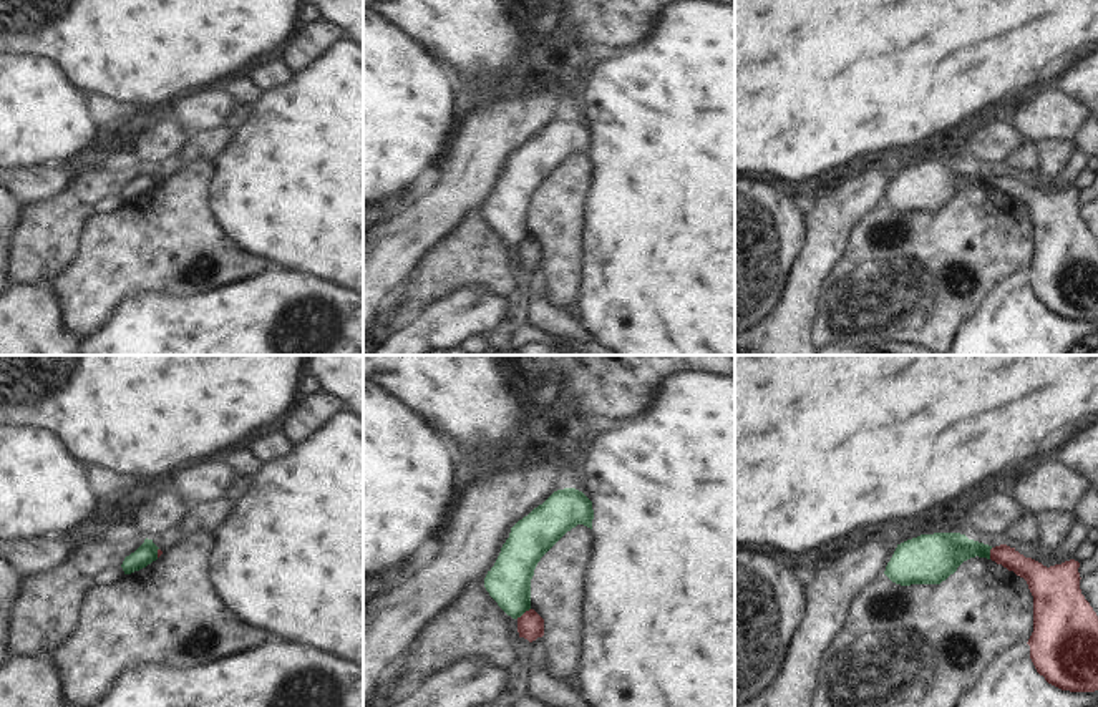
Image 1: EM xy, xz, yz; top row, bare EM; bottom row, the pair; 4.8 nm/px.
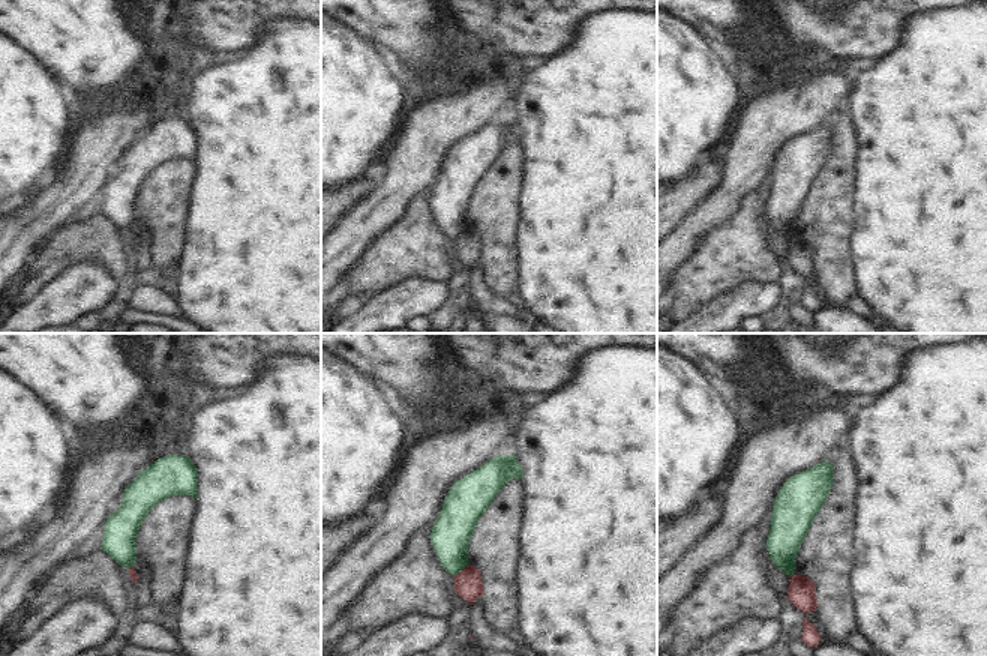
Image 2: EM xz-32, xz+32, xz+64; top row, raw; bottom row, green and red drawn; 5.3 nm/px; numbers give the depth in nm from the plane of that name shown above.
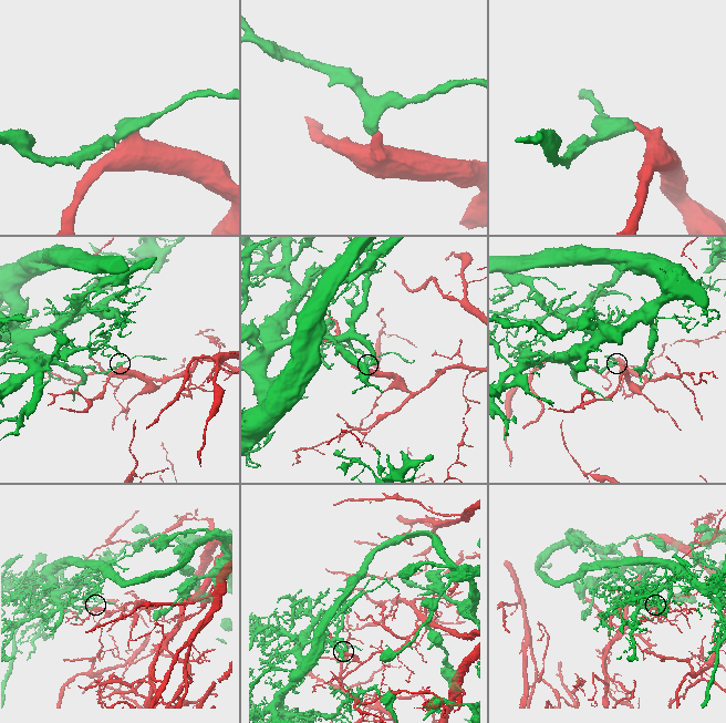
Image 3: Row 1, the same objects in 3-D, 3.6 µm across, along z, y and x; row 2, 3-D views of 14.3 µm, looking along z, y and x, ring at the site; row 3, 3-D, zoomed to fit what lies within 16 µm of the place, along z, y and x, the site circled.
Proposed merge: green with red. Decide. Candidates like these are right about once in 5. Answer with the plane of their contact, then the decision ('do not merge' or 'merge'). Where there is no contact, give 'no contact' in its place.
xz | do not merge

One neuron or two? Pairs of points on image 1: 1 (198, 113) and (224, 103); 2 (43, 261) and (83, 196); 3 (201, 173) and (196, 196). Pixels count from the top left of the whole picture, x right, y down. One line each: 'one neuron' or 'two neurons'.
1: one neuron
2: one neuron
3: one neuron

